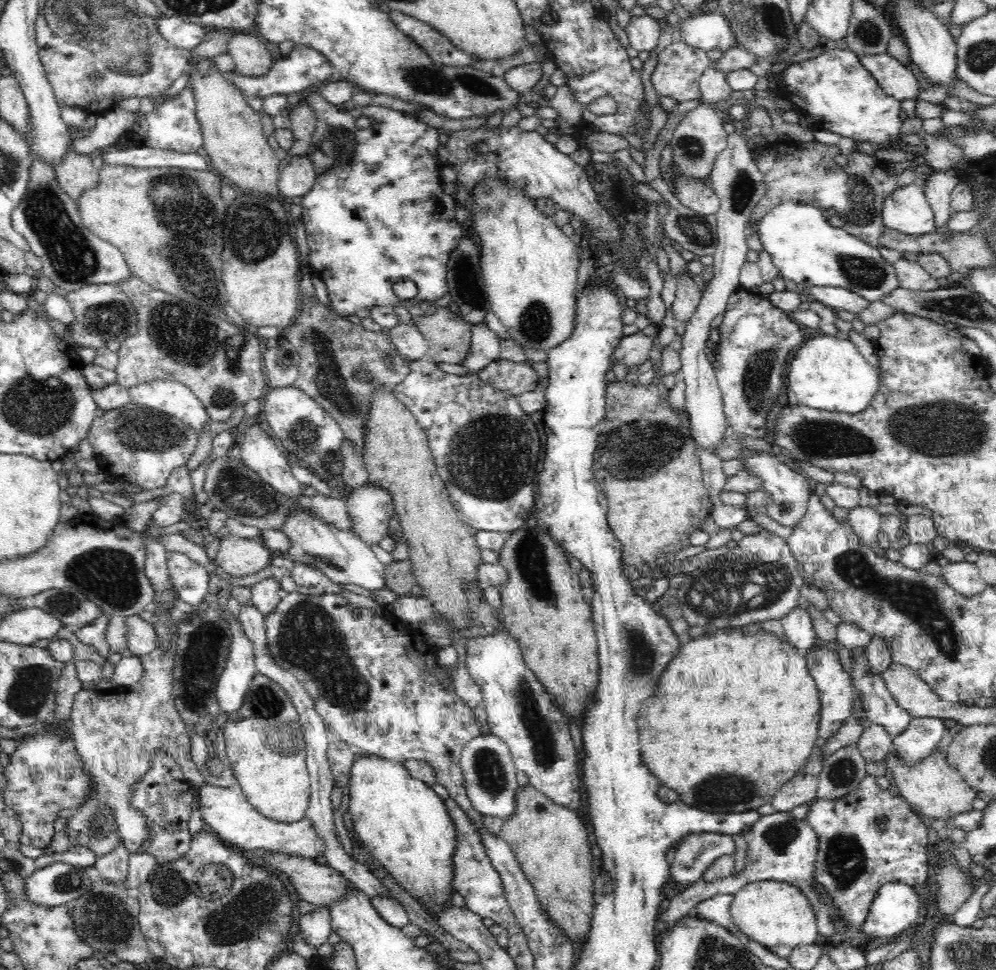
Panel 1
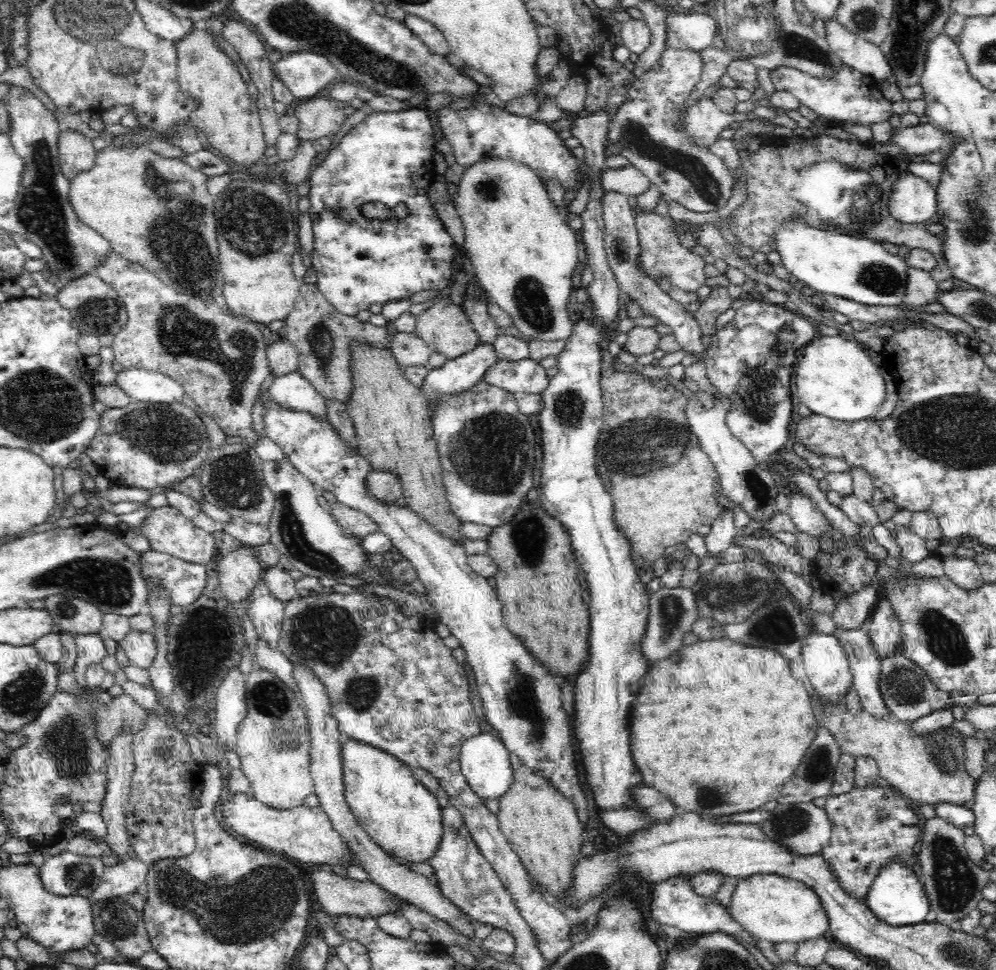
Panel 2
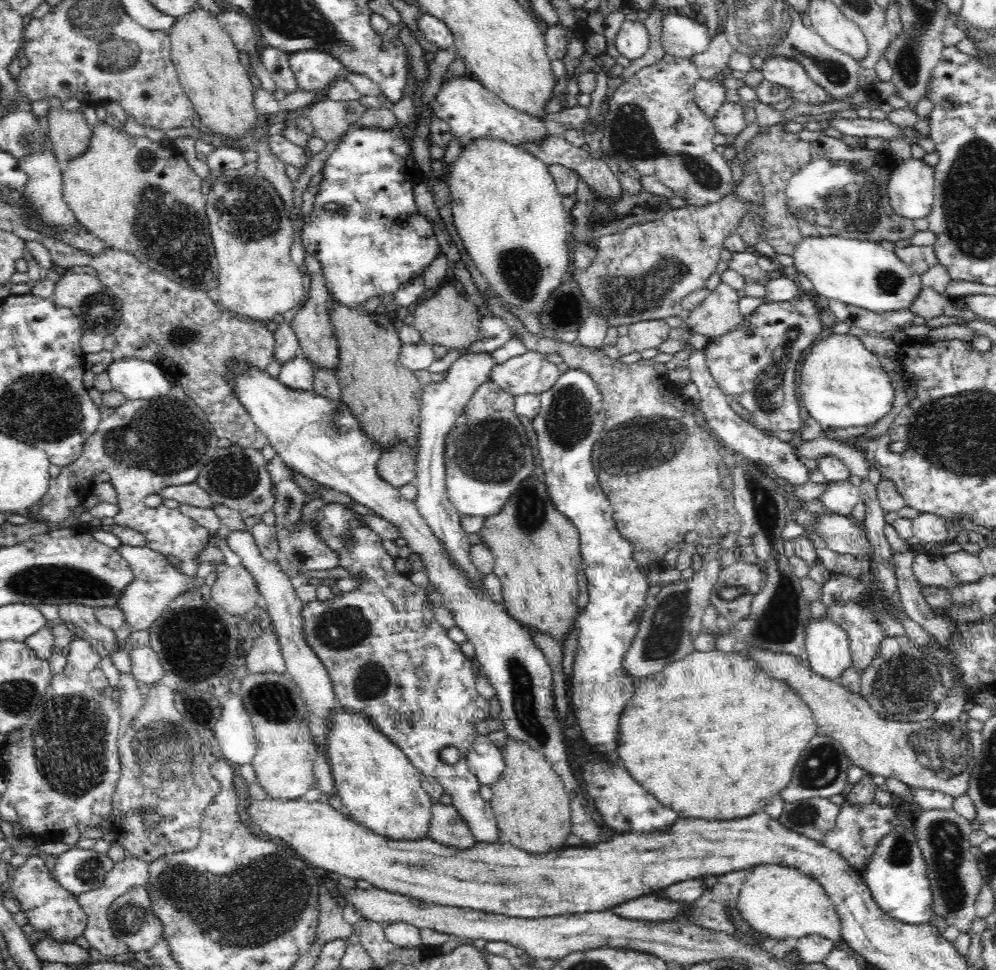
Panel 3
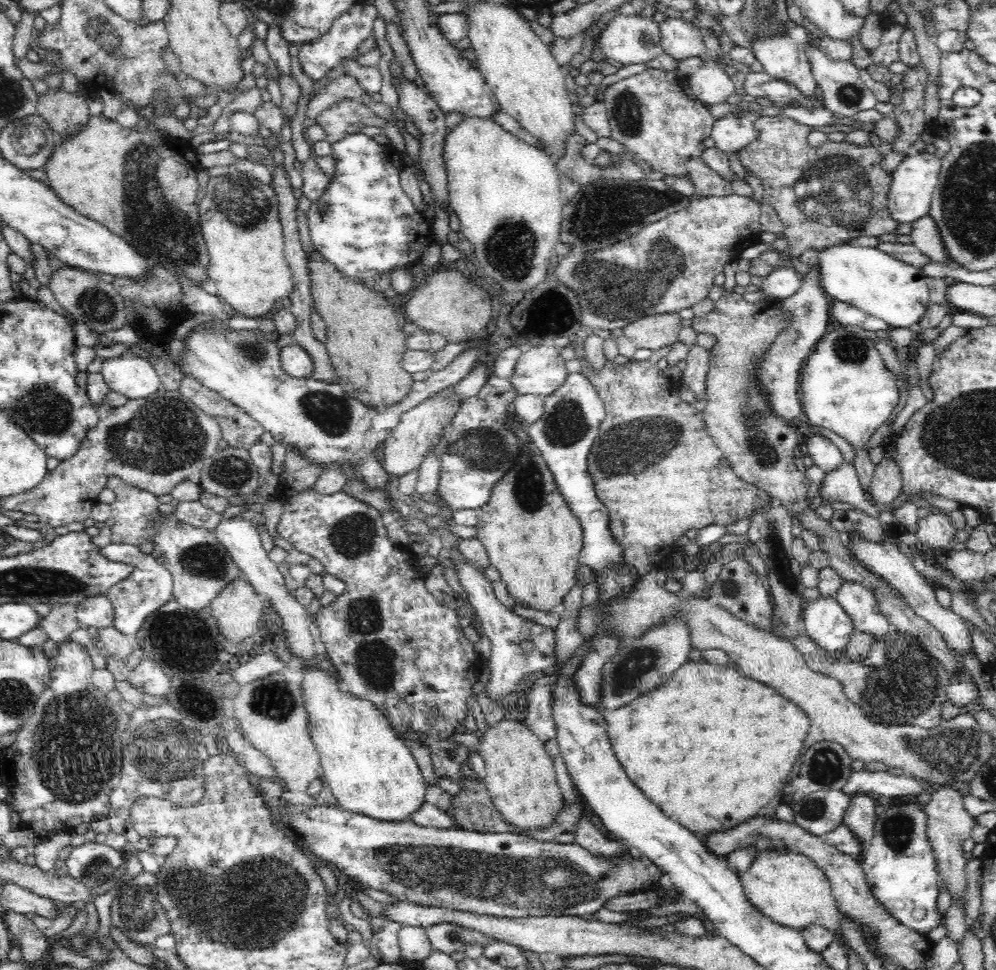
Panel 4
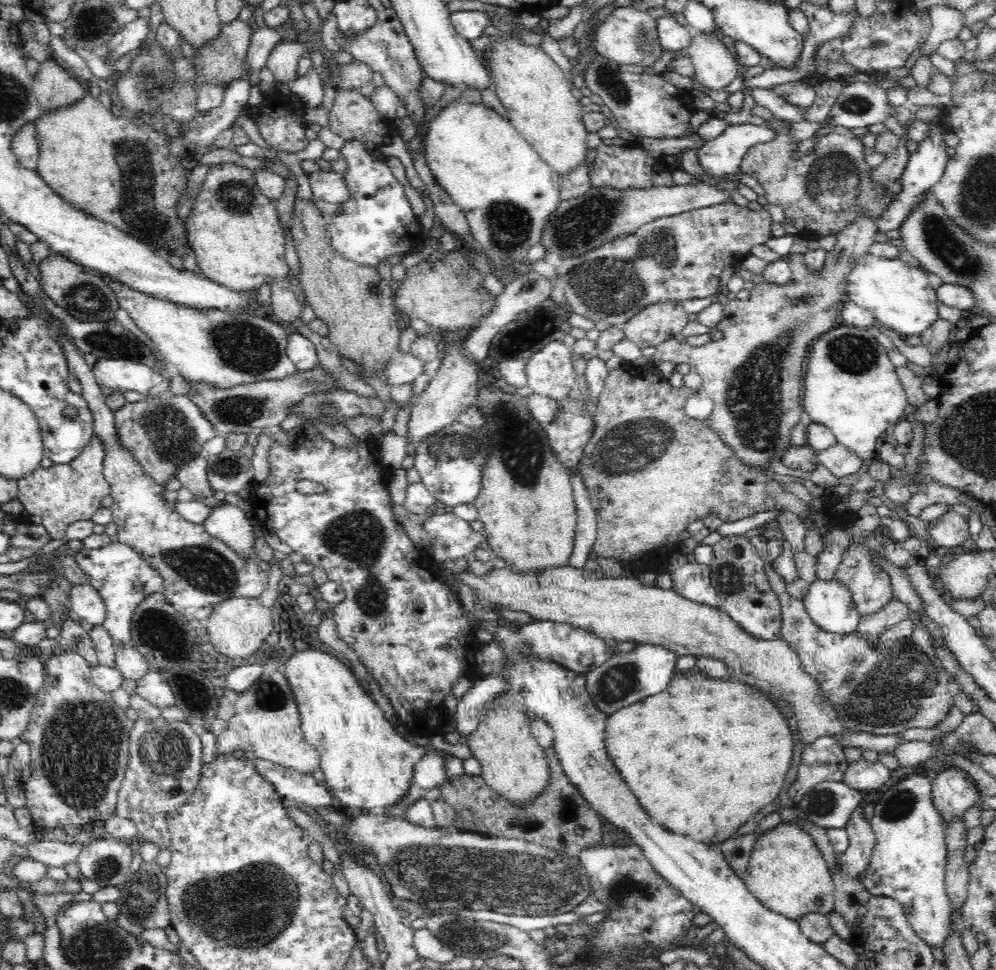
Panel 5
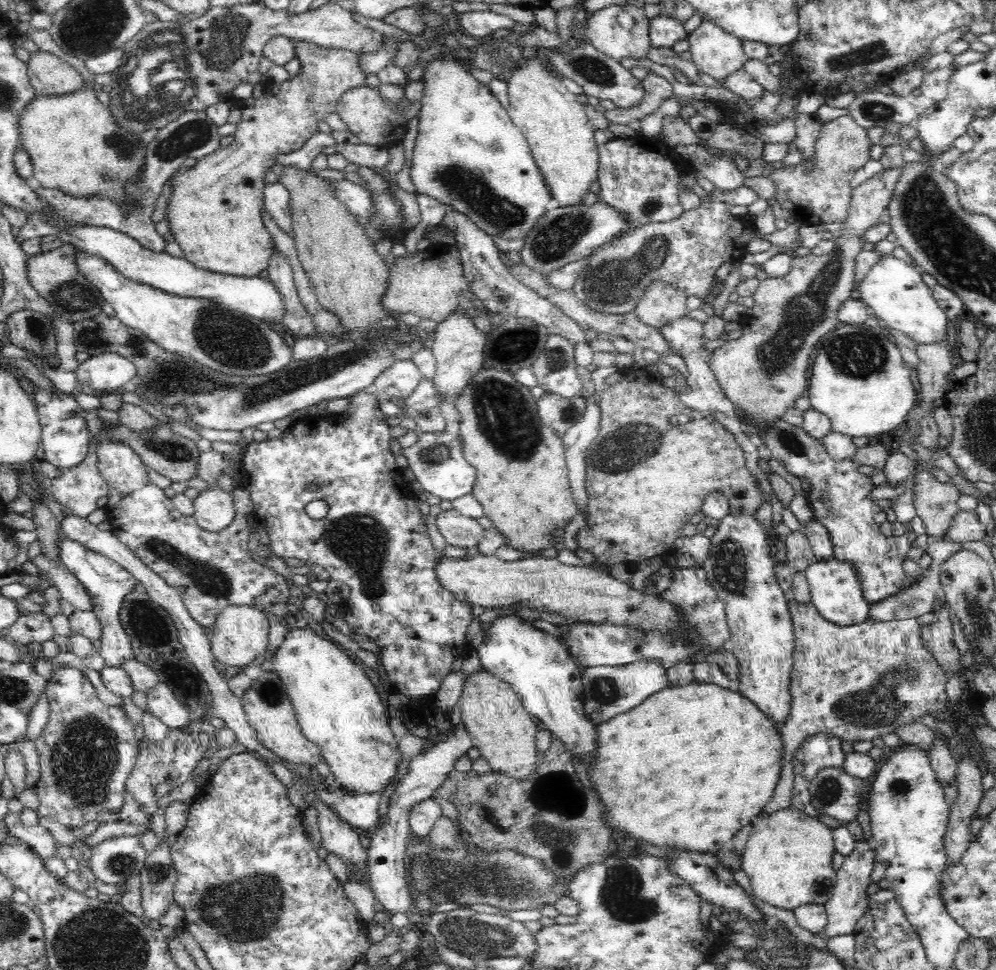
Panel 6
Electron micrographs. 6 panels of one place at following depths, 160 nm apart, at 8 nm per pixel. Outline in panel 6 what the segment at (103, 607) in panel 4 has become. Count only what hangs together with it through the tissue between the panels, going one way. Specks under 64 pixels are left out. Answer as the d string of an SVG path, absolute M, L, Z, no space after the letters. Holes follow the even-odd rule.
M40 553L31 561L36 565L40 574L48 576L51 584L54 584L58 589L60 598L65 598L76 609L93 611L89 592L83 583L76 578L76 575L62 564L61 560L50 560L44 553Z

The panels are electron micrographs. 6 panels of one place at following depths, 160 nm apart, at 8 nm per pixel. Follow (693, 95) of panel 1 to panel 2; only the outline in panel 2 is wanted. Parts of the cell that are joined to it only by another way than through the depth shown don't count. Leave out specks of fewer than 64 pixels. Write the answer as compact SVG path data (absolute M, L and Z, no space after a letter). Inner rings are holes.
M667 47L661 57L640 78L636 78L632 88L628 90L628 100L613 114L609 122L607 139L612 140L605 145L606 157L621 156L628 159L630 165L641 170L654 183L665 200L679 202L689 211L709 213L724 207L732 196L734 179L728 171L726 164L718 156L712 154L711 149L698 149L691 144L684 127L684 104L690 98L690 94L697 88L703 71L704 59L699 51L689 47Z

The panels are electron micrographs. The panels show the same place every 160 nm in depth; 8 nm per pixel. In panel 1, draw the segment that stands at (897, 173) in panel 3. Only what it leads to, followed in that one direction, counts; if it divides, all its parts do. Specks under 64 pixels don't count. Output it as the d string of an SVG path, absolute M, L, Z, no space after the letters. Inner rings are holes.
M908 184L898 187L883 202L882 218L886 228L920 237L934 231L934 211L926 198L924 186Z

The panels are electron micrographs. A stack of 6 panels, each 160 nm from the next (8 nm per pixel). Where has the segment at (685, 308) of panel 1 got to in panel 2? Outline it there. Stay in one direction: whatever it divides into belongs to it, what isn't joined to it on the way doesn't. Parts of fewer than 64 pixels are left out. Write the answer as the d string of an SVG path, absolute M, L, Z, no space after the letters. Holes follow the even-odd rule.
M642 212L635 216L635 225L639 242L639 267L644 274L652 280L657 280L659 274L660 279L669 280L686 292L696 292L700 286L705 284L706 262L702 259L702 255L695 254L691 248L682 245L680 234L676 231L678 221L675 221L669 214Z

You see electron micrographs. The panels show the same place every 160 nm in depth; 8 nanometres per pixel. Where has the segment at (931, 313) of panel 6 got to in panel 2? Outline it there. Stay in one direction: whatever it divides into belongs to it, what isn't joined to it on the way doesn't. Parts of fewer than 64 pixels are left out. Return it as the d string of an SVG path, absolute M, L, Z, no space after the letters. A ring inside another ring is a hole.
M794 214L780 221L775 228L773 244L781 257L781 265L797 280L805 282L812 290L823 294L832 294L858 302L866 306L898 306L903 303L906 292L907 264L902 257L891 254L882 243L866 236L857 238L842 232L829 232L811 226L806 217Z

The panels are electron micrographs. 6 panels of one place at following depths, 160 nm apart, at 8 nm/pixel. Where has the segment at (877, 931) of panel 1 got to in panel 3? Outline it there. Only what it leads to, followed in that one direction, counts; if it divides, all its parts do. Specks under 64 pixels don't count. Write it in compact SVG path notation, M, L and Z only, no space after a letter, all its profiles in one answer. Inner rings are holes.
M915 827L907 830L894 829L888 837L882 838L874 856L862 876L871 891L876 905L896 921L911 925L930 923L934 898L931 890L927 865L919 848Z

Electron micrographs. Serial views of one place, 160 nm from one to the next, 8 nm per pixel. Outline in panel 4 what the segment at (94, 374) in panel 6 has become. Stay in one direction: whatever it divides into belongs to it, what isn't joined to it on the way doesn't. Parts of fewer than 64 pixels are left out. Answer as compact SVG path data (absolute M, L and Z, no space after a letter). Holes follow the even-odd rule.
M127 351L119 358L110 358L102 364L99 375L110 391L129 400L147 398L161 388L161 381L153 364L137 352Z

